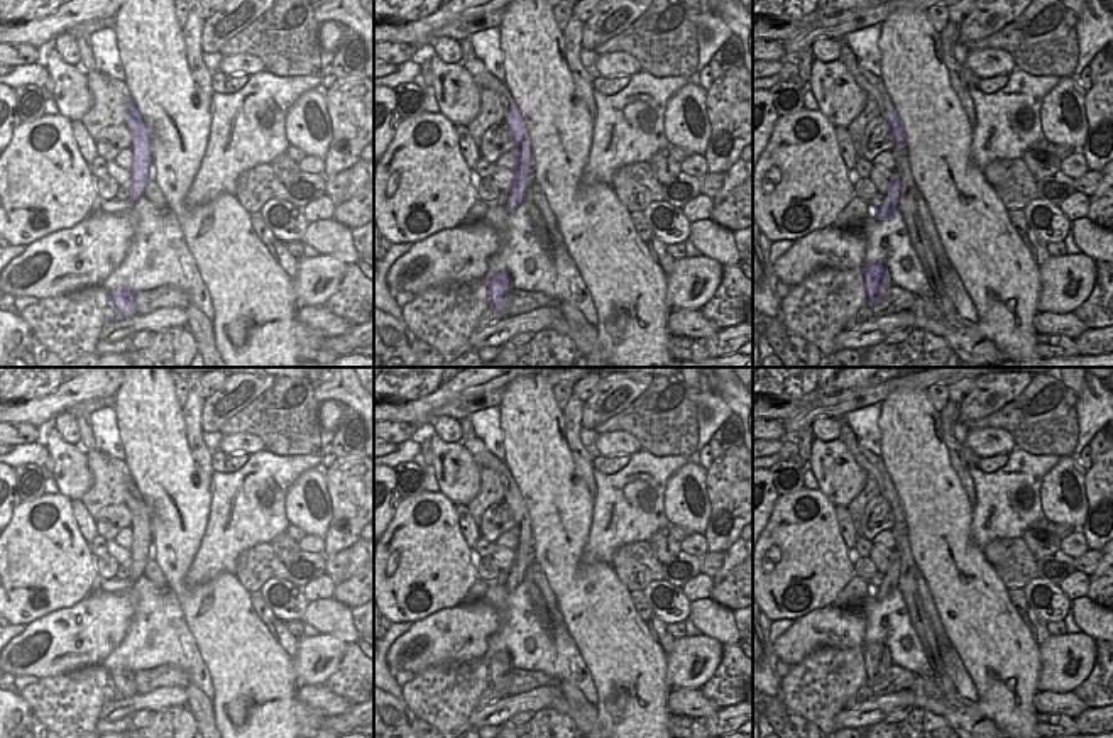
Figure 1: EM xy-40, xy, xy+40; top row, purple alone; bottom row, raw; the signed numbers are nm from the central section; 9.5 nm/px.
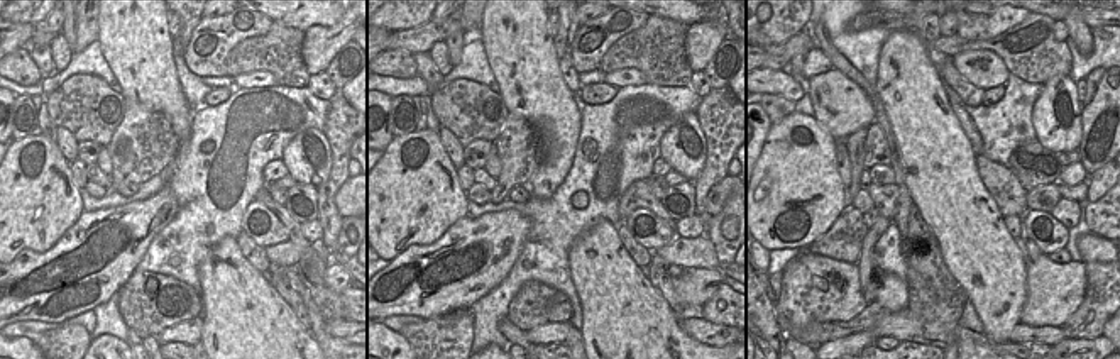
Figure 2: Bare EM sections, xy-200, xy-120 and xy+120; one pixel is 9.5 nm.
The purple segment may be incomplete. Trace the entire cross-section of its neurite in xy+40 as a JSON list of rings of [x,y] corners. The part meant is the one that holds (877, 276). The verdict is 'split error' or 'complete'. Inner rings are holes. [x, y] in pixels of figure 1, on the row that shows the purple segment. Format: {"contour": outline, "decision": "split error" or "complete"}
{"contour": [[[885,264],[864,266],[864,288],[869,301],[881,300],[891,286],[890,269]]], "decision": "complete"}

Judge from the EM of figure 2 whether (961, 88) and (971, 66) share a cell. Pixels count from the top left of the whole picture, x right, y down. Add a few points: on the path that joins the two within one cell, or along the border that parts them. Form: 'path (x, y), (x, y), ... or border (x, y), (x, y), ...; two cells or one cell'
border (951, 60), (968, 82), (983, 90); two cells

